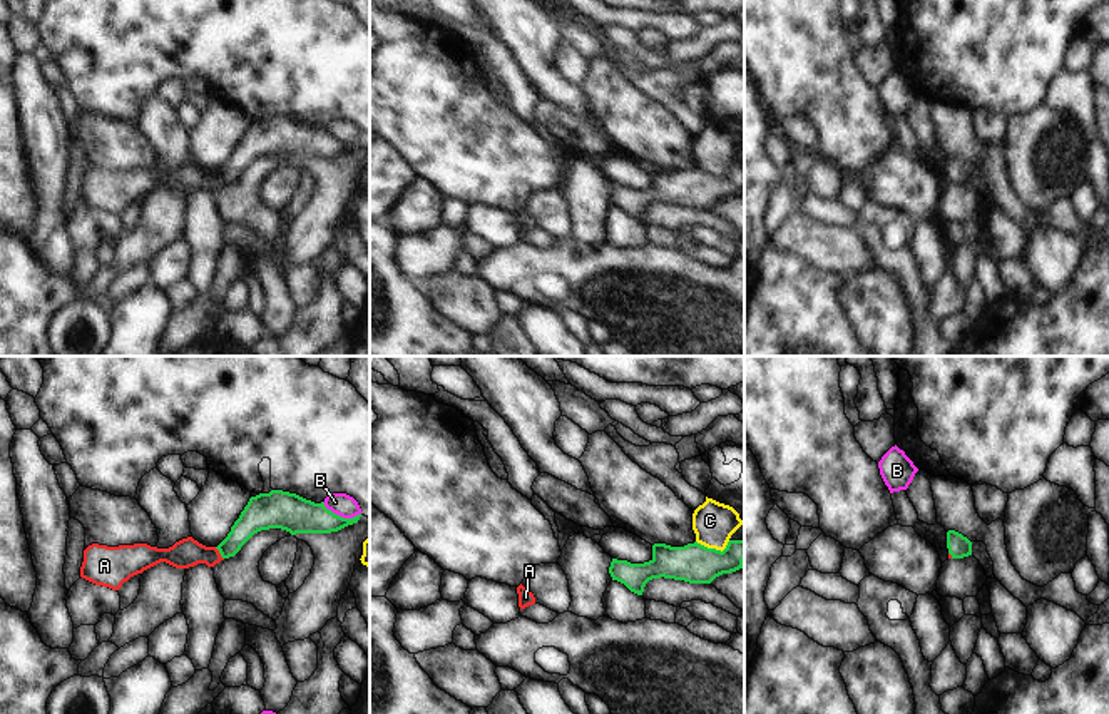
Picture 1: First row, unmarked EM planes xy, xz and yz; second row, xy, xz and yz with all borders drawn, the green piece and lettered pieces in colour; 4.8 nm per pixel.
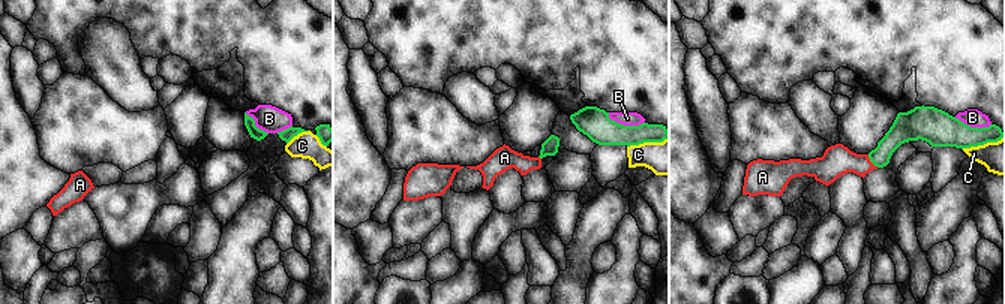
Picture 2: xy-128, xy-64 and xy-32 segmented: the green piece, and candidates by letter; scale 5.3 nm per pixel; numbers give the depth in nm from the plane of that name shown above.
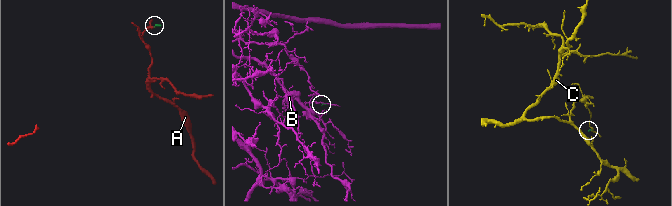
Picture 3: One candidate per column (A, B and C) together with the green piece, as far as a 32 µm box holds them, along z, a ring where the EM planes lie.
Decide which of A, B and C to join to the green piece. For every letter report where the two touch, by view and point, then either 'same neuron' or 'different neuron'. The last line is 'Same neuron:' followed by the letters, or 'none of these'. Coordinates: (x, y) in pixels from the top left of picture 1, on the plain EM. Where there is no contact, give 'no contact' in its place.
A: contact xy (219, 178); same neuron
B: contact xy (342, 142); different neuron
C: contact xz (715, 174); different neuron
Same neuron: A

